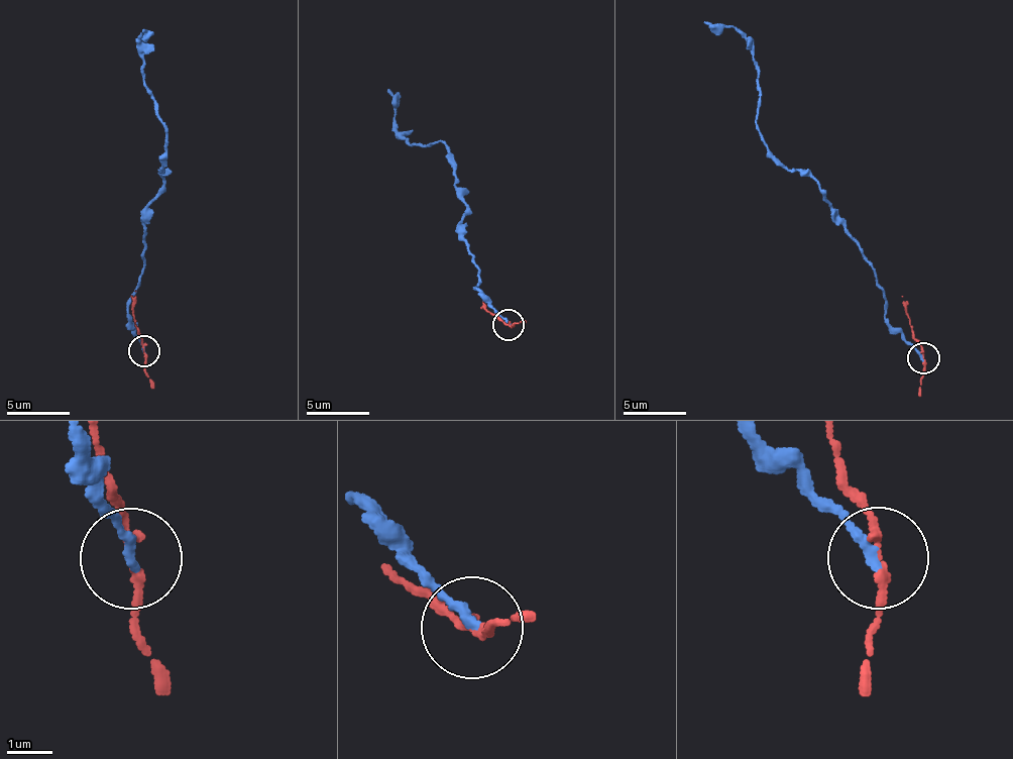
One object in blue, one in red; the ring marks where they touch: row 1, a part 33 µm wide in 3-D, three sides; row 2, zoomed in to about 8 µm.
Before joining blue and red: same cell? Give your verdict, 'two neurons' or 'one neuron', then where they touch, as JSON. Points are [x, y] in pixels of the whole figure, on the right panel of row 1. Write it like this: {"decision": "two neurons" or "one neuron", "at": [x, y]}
{"decision": "two neurons", "at": [923, 357]}

